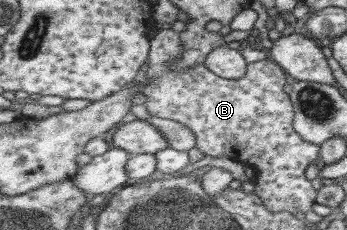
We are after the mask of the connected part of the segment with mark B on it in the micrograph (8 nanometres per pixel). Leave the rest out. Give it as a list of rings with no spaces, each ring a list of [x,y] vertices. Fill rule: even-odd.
[[[168,28],[152,34],[152,51],[148,57],[146,74],[149,85],[143,94],[147,97],[144,106],[151,116],[173,120],[186,126],[196,138],[196,148],[212,158],[226,157],[233,162],[248,164],[256,171],[253,193],[263,201],[265,210],[269,212],[288,212],[305,214],[311,210],[315,201],[317,186],[304,176],[305,167],[310,163],[318,163],[319,146],[307,144],[292,127],[292,101],[283,93],[285,73],[269,59],[247,64],[245,77],[233,81],[219,77],[209,70],[205,63],[187,69],[187,71],[171,71],[172,61],[184,53],[182,32]]]

